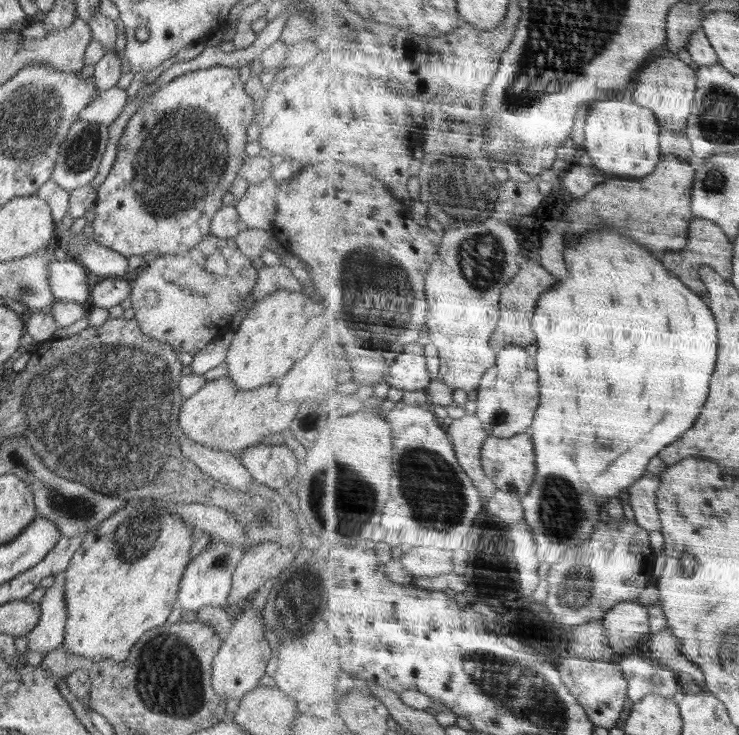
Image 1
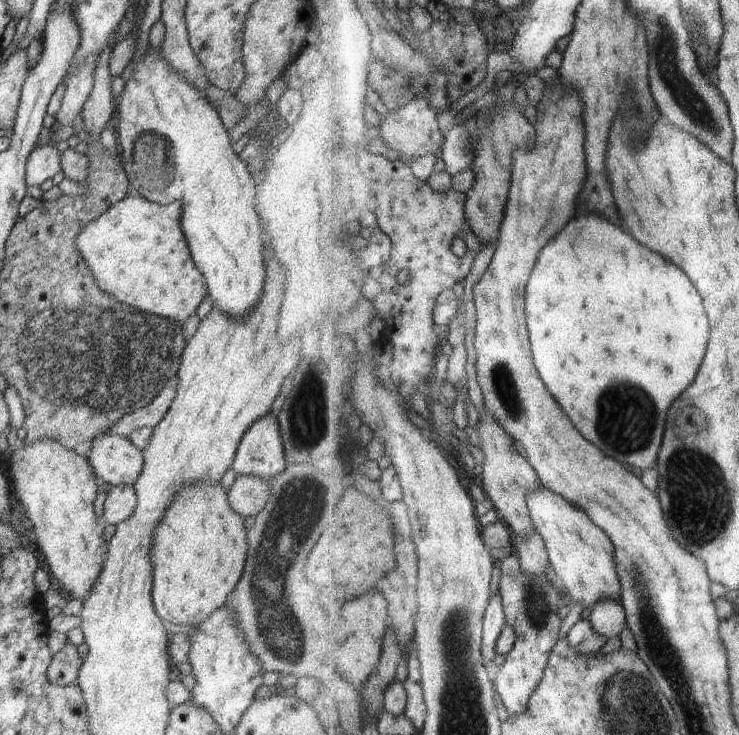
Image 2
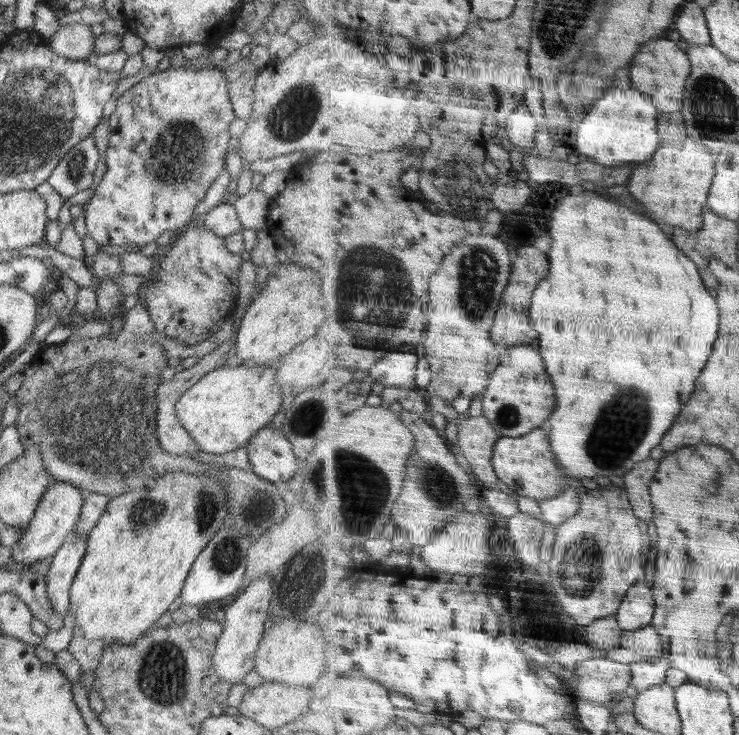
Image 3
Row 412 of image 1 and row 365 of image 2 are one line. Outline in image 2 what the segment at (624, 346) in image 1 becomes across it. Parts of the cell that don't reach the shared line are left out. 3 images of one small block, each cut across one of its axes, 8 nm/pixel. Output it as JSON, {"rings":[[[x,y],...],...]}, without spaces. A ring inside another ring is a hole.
{"rings":[[[600,214],[580,216],[572,220],[572,224],[564,232],[560,232],[560,236],[556,236],[556,240],[552,240],[552,244],[542,252],[540,264],[536,266],[536,272],[532,276],[532,284],[527,286],[527,319],[529,328],[532,328],[531,343],[536,352],[536,364],[540,364],[540,374],[544,376],[548,388],[552,388],[552,394],[560,400],[560,404],[564,404],[568,416],[576,420],[575,425],[580,432],[584,432],[584,436],[588,436],[588,440],[602,448],[608,456],[614,457],[628,467],[635,466],[643,471],[659,465],[669,412],[674,402],[696,382],[700,366],[708,352],[708,344],[712,340],[712,330],[706,316],[702,294],[698,294],[698,288],[694,286],[690,276],[676,264],[668,262],[662,254],[640,244],[630,232],[610,222],[608,218]]]}

